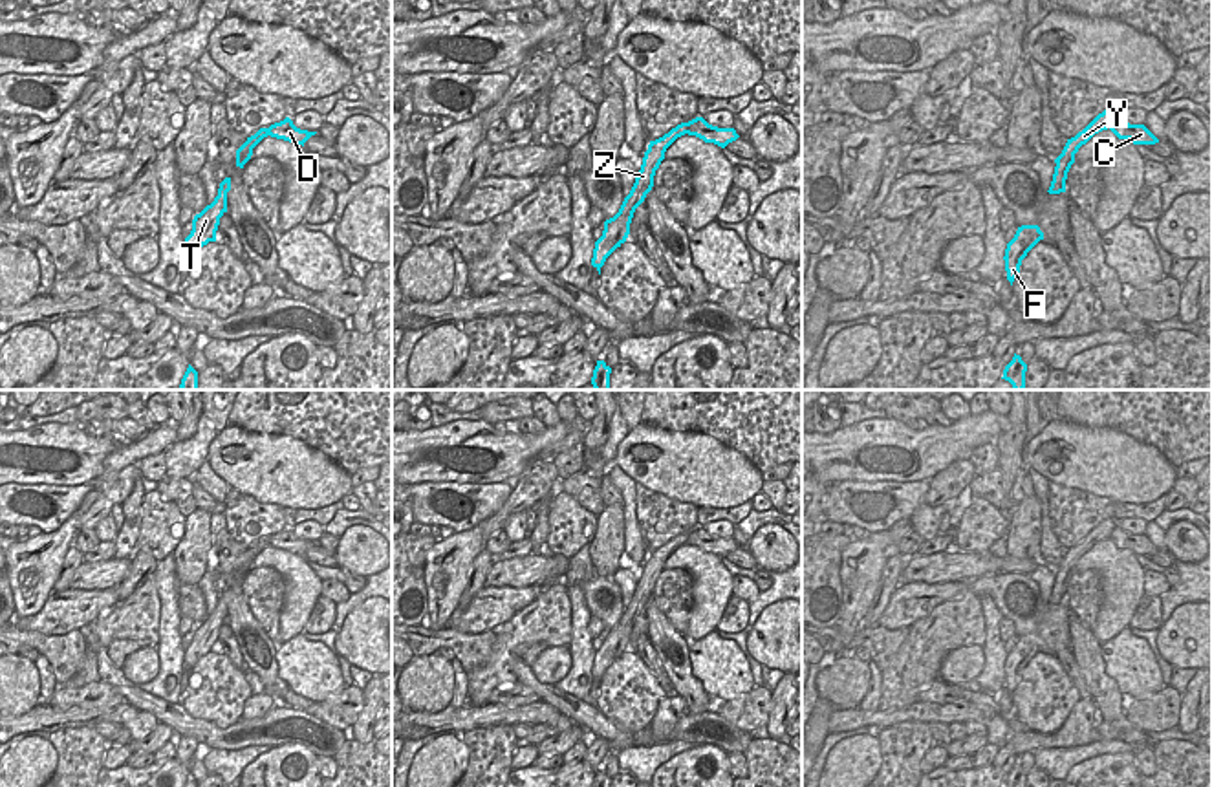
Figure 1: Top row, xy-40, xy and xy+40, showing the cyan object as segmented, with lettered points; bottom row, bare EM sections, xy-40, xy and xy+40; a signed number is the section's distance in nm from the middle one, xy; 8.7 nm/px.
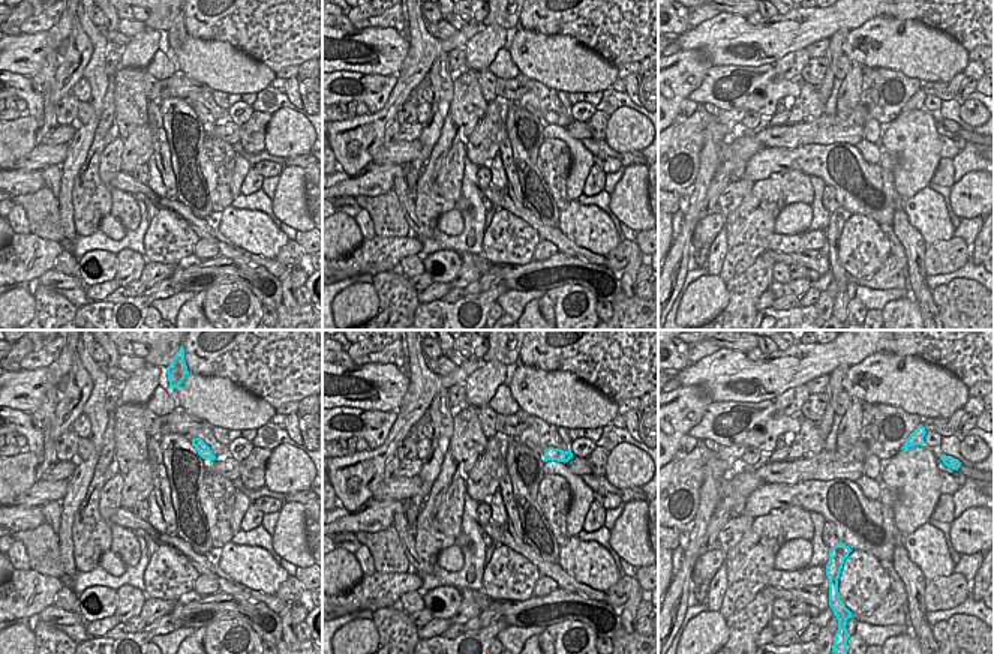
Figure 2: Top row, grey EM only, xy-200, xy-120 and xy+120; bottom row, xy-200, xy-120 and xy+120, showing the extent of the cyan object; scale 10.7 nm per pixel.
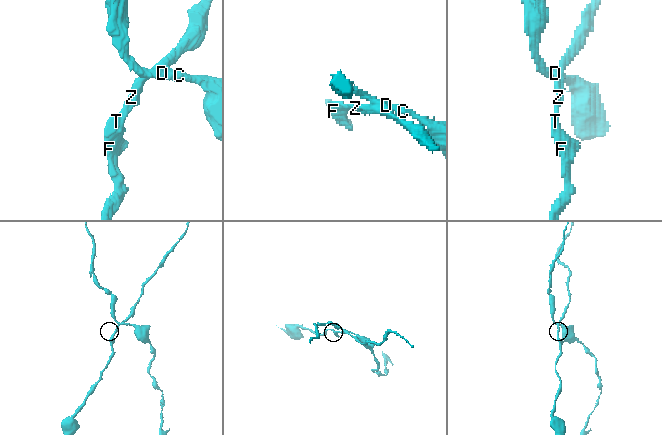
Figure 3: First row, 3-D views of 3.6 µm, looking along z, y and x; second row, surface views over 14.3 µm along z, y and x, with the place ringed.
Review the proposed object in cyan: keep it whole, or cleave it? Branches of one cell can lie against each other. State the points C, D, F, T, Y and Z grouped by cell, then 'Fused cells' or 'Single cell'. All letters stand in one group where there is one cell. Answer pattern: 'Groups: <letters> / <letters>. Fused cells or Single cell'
Groups: C D / F T Y Z. Fused cells.

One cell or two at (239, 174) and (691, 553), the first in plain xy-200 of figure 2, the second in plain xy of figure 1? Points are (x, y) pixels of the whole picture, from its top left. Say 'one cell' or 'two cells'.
one cell

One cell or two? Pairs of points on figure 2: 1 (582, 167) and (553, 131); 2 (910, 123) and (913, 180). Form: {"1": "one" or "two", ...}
{"1": "one", "2": "one"}

